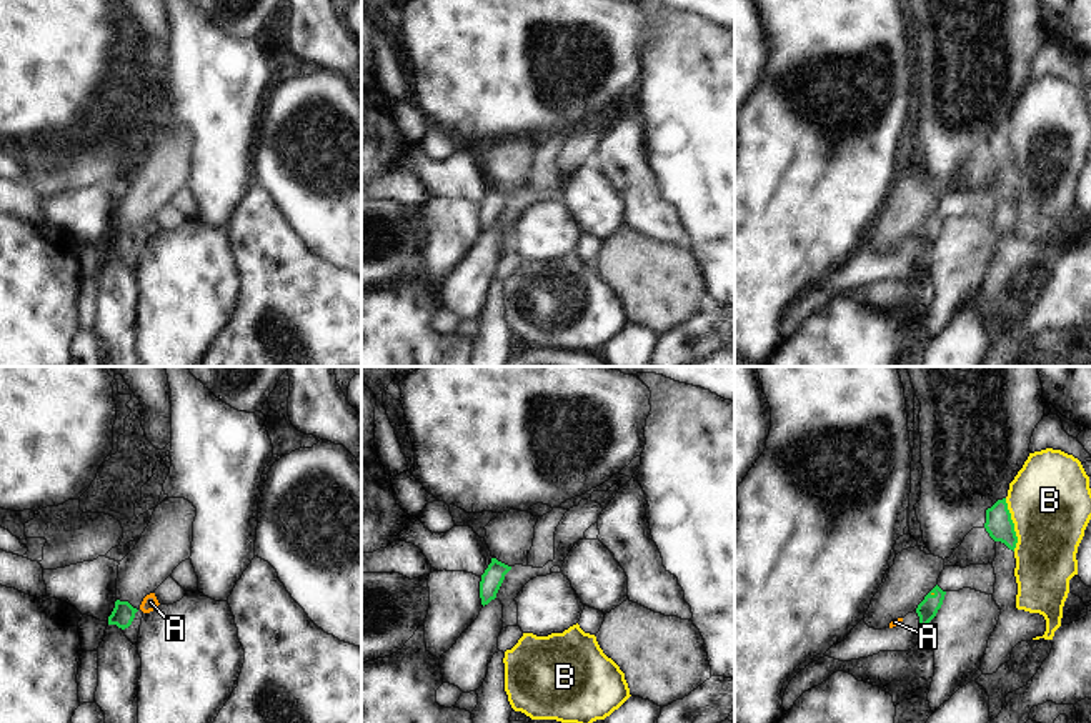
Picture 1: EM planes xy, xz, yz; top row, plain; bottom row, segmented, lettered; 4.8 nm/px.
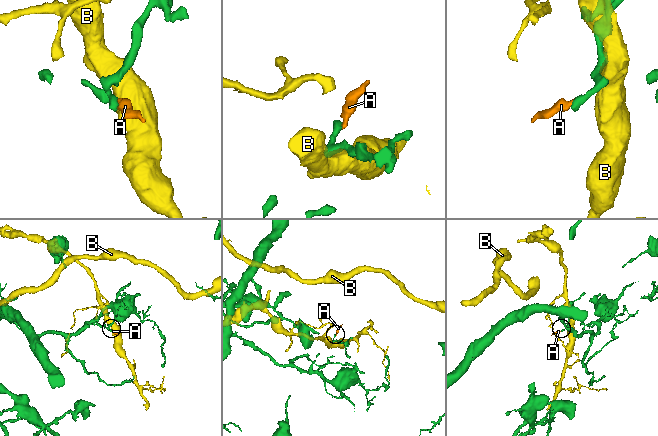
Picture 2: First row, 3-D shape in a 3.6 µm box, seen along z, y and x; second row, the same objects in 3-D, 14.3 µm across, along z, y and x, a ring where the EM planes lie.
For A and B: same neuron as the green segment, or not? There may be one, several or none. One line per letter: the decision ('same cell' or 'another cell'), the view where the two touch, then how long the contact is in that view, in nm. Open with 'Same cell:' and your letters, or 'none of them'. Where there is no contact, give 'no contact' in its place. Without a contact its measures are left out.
Same cell: A
A: same cell; contact in yz; length 30 nm
B: another cell; contact in yz; length 260 nm

